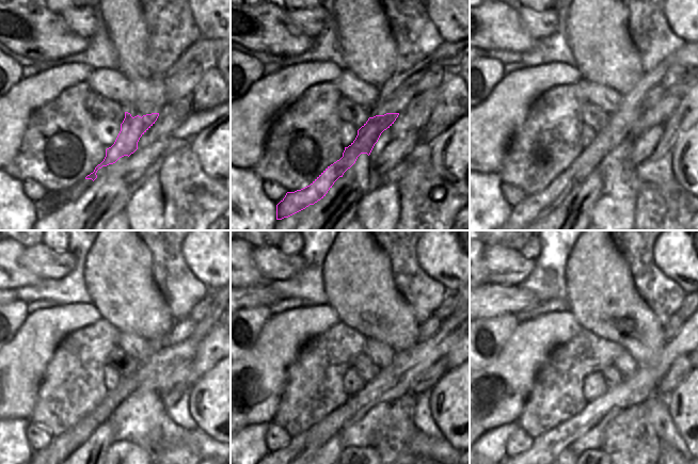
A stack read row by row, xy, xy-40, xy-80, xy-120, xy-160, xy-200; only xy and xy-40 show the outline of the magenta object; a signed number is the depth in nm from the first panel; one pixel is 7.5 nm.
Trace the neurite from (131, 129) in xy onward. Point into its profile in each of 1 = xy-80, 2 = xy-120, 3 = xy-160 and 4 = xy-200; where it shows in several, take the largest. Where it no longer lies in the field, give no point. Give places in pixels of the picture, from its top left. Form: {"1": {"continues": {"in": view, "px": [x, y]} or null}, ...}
{"1": {"continues": {"in": "xy-80", "px": [534, 207]}}, "2": {"continues": {"in": "xy-120", "px": [151, 376]}}, "3": {"continues": {"in": "xy-160", "px": [393, 382]}}, "4": {"continues": {"in": "xy-200", "px": [637, 388]}}}

